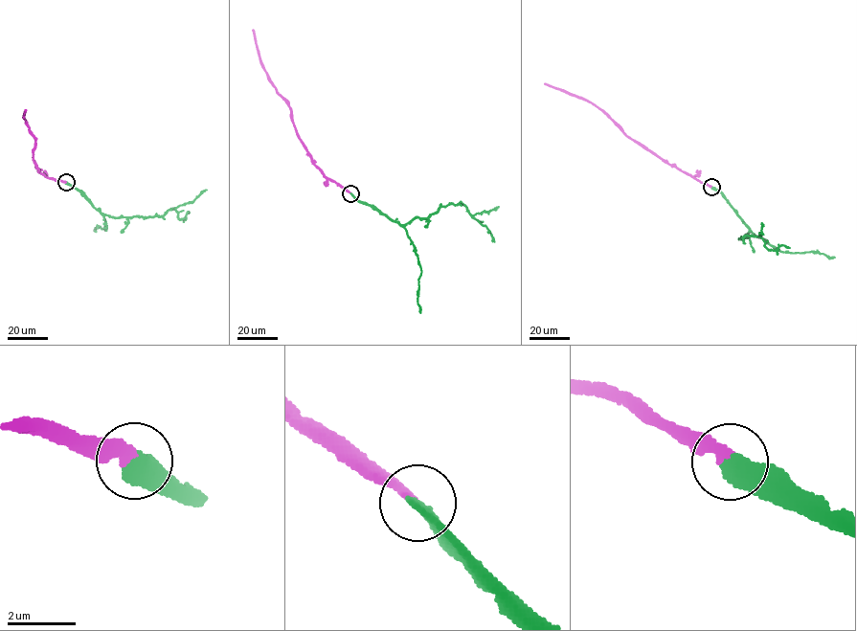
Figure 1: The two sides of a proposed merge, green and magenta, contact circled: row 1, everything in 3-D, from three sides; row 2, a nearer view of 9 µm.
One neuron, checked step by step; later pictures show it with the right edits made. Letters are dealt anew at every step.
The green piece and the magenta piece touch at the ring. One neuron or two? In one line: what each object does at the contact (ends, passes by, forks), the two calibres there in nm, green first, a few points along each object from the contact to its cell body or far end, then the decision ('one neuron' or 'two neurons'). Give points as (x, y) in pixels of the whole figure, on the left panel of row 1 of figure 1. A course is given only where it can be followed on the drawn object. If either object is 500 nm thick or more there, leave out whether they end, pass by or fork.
green ends there; magenta ends there; 440 nm thick on the green side, 320 nm on the other; green runs (65, 182), (77, 189), (101, 214), (112, 217), (161, 215), (173, 208), (179, 218), (189, 213); magenta runs (65, 182), (47, 177), (36, 169), (33, 154), (35, 140), (23, 118), (26, 109); one neuron

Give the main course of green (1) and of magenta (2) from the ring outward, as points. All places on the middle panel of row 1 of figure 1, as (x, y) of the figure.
1: (350, 193), (401, 224), (416, 217), (428, 217), (441, 206), (461, 202), (484, 225), (494, 241)
2: (350, 193), (327, 177), (308, 154), (293, 123), (288, 103), (268, 79), (253, 30)

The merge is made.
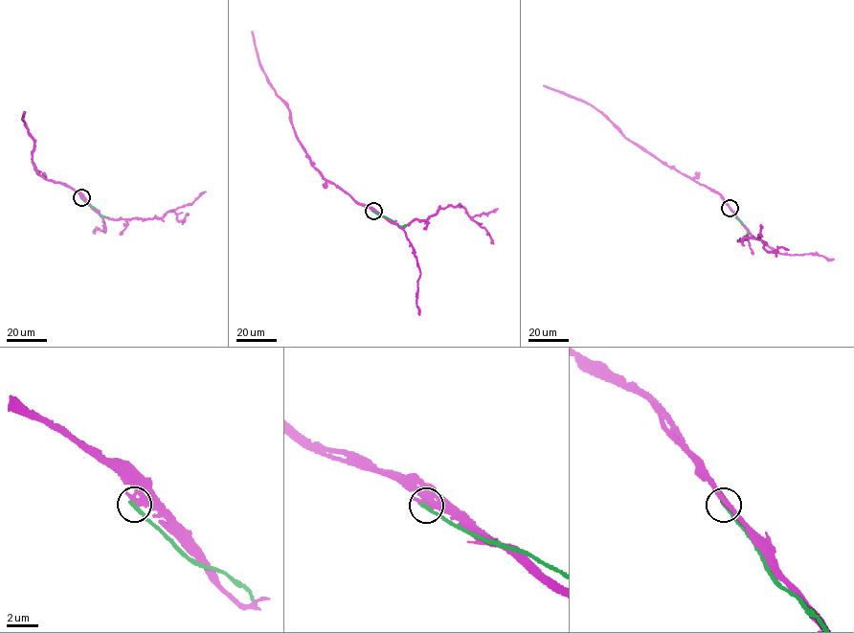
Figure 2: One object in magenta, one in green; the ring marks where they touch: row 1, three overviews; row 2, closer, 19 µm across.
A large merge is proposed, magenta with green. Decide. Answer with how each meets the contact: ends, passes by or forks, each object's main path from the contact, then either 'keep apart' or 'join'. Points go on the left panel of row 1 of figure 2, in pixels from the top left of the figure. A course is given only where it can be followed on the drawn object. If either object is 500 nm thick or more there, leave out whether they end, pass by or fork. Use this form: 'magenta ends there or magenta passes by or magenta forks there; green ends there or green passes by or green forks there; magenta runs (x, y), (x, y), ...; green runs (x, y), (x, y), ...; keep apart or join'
magenta ends there; green ends there; magenta runs (81, 197), (69, 187), (48, 180), (35, 170), (32, 158), (34, 142), (22, 120), (25, 111); green runs (81, 198), (106, 217); keep apart

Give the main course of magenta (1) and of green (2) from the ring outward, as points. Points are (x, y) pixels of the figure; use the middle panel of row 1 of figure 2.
1: (372, 211), (328, 182), (312, 165), (294, 129), (287, 105), (267, 81), (252, 32)
2: (373, 211), (398, 225), (406, 225)

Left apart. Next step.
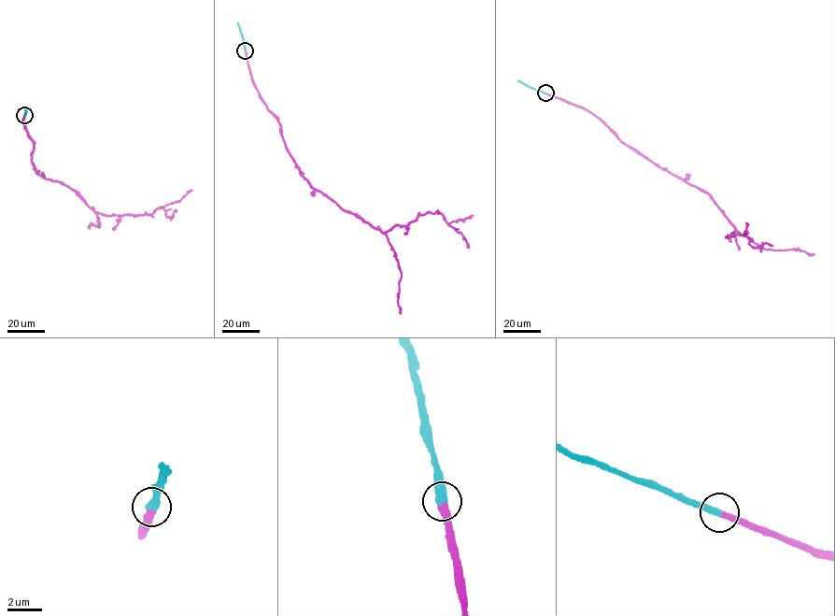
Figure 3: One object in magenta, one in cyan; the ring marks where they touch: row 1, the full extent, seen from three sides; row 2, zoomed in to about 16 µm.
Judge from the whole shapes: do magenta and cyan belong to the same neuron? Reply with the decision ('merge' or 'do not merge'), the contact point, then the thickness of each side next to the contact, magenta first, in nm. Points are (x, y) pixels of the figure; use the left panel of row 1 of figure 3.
merge | (24, 115) | 300/400 nm

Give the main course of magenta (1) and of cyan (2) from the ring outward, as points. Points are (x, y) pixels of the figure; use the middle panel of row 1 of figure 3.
1: (246, 50), (260, 97), (278, 120), (286, 150), (314, 188), (383, 232), (437, 211), (459, 232), (469, 248)
2: (246, 50), (237, 22)

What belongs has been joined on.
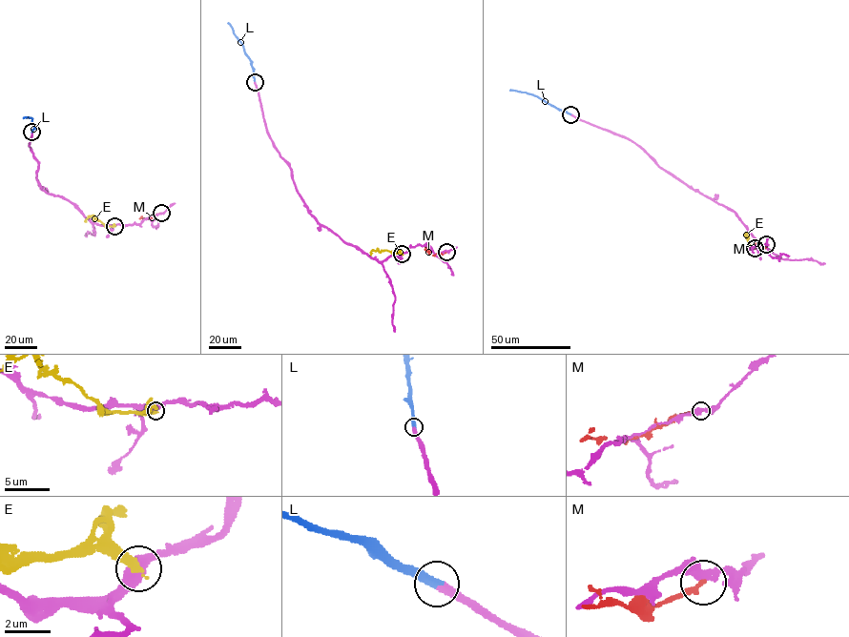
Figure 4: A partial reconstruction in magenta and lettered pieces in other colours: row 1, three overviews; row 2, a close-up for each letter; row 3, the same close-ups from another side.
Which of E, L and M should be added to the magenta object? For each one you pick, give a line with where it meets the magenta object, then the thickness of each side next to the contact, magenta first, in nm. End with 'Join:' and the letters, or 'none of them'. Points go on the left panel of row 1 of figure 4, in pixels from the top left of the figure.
L: contact (31, 132); calibres 320 and 340 nm
Join: L

